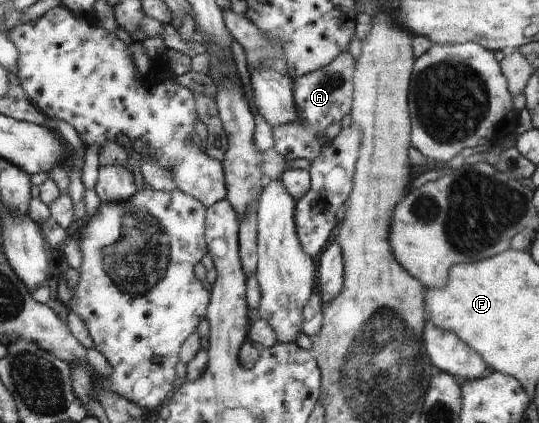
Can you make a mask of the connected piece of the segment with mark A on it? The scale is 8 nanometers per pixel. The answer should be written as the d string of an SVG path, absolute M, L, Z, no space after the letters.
M343 51L329 66L293 77L293 101L297 119L275 125L271 129L274 149L279 155L289 161L304 158L310 162L320 155L324 149L321 147L321 137L326 137L327 127L331 123L339 123L352 110L356 63L357 59L350 51Z

